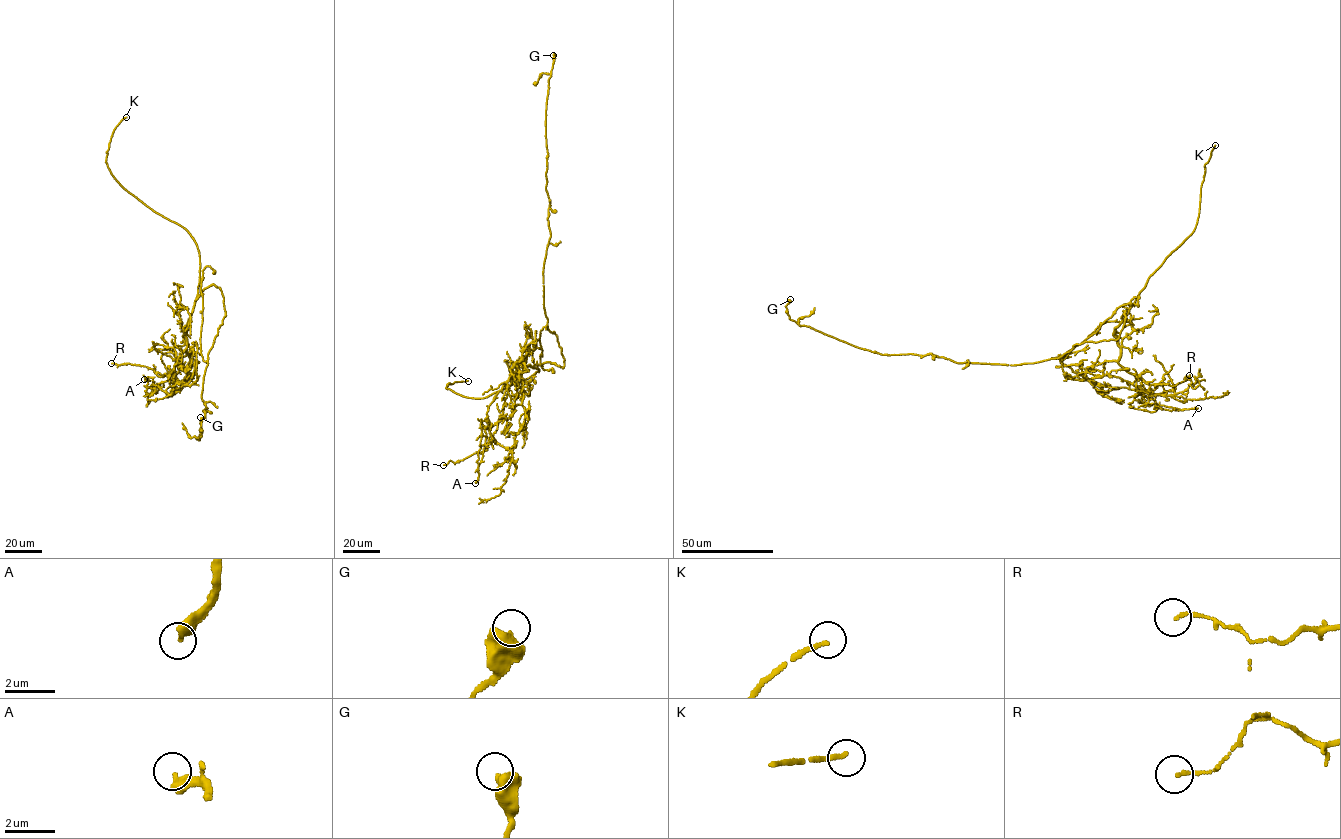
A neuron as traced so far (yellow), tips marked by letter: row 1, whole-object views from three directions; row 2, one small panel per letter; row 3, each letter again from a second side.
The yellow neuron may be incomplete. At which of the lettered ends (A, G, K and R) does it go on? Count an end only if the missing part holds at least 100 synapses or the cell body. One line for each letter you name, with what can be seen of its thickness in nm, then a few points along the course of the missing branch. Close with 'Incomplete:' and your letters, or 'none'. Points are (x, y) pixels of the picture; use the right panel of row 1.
K: 180 nm | (1215, 145), (1216, 130), (1214, 134), (1210, 128), (1202, 126)
Incomplete: K

